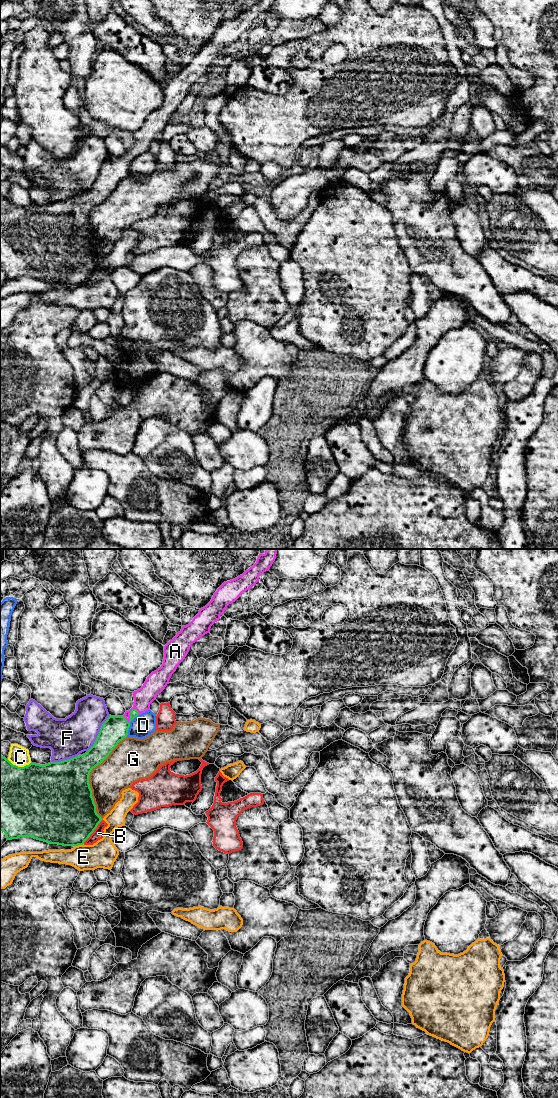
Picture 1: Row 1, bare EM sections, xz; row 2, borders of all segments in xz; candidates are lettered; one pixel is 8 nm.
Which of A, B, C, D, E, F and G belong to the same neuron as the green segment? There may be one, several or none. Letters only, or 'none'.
A

